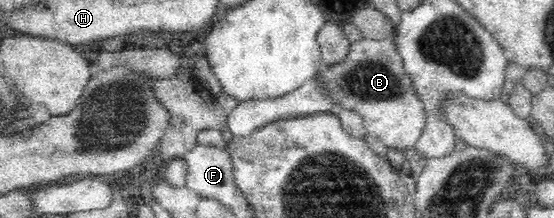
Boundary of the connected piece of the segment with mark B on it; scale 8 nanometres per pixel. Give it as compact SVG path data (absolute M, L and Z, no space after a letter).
M393 35L373 40L361 38L350 42L347 56L338 63L322 64L315 75L321 91L329 93L337 110L348 109L362 116L368 133L388 148L399 150L414 149L420 133L426 125L425 106L418 97L417 90L406 72L404 62Z

